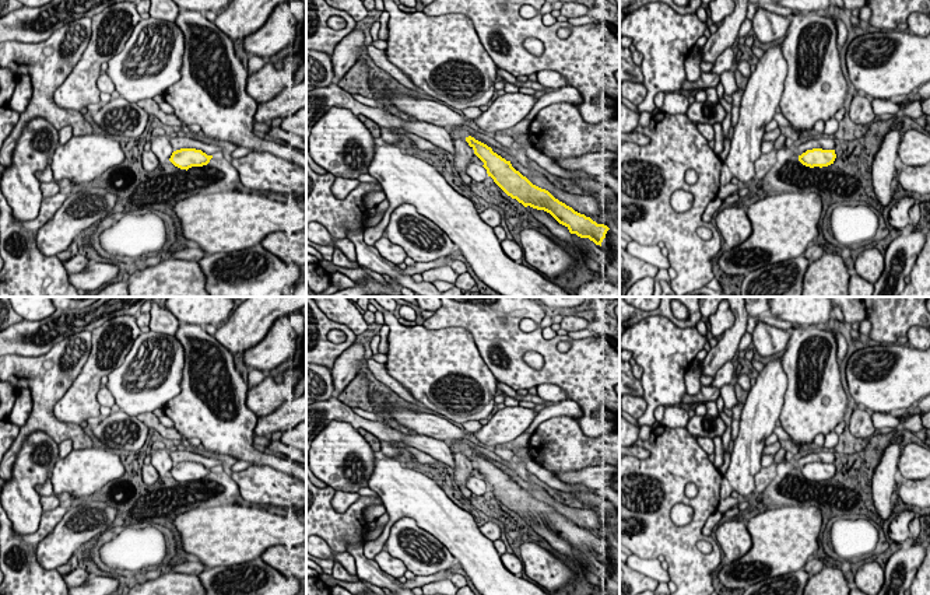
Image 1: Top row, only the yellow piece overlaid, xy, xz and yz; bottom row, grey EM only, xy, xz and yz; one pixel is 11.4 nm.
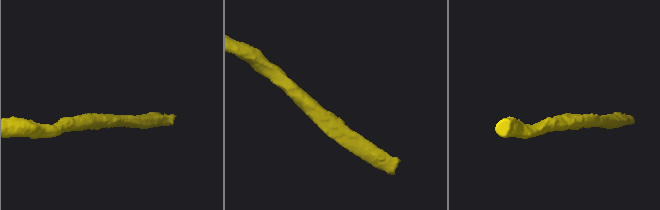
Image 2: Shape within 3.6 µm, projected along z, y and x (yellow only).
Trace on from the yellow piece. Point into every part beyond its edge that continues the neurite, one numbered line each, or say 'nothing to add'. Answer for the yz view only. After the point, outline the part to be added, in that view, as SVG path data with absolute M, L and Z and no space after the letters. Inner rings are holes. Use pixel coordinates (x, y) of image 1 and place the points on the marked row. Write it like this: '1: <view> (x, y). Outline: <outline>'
nothing to add

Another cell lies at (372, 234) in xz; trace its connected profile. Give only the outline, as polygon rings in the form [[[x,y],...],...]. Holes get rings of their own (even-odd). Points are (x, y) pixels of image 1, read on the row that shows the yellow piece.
[[[385,213],[383,220],[376,227],[369,227],[364,230],[364,242],[366,245],[373,245],[378,239],[385,235],[385,230],[389,225],[390,214]]]

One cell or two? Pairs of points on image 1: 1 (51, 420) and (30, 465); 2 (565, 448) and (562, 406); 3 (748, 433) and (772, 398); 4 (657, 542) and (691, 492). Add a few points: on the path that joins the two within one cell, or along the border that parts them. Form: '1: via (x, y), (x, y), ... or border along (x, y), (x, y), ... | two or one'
1: border along (58, 444), (42, 431), (32, 431), (17, 451) | two
2: border along (576, 417), (553, 416), (544, 419), (534, 431) | two
3: via (755, 424), (764, 406) | one
4: border along (688, 482), (685, 493), (692, 499) | two

